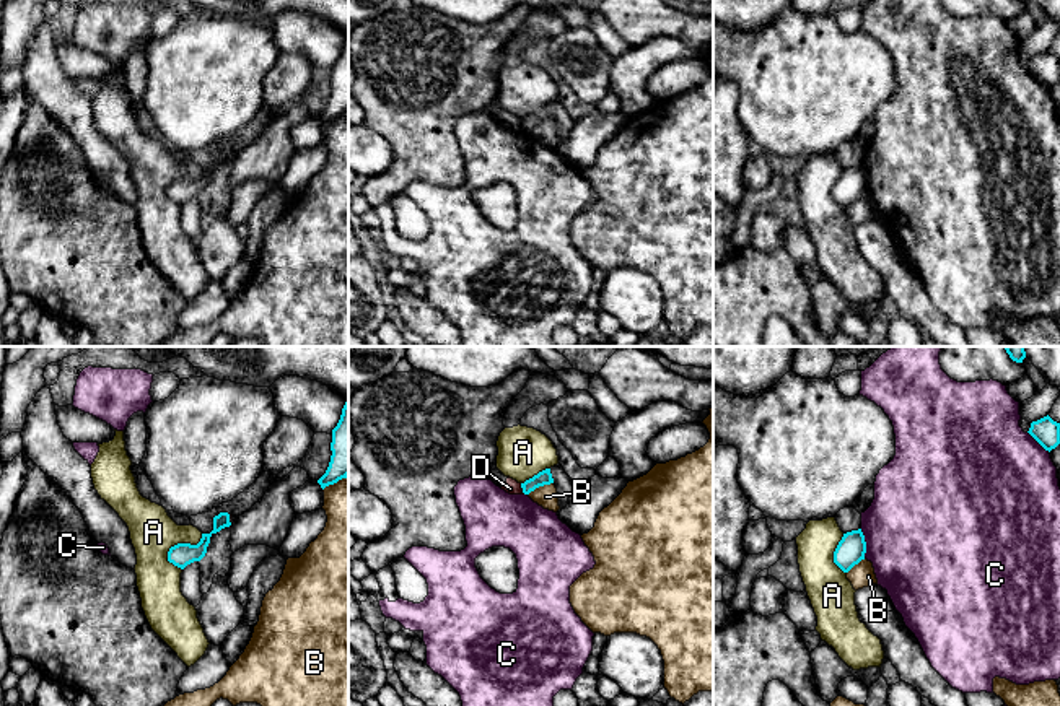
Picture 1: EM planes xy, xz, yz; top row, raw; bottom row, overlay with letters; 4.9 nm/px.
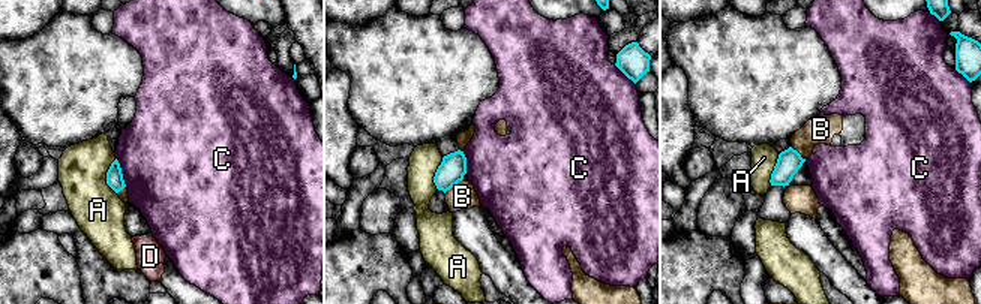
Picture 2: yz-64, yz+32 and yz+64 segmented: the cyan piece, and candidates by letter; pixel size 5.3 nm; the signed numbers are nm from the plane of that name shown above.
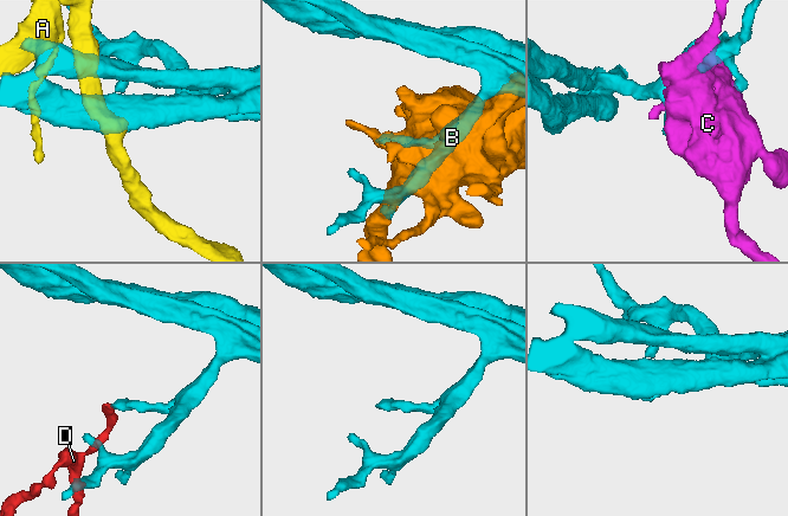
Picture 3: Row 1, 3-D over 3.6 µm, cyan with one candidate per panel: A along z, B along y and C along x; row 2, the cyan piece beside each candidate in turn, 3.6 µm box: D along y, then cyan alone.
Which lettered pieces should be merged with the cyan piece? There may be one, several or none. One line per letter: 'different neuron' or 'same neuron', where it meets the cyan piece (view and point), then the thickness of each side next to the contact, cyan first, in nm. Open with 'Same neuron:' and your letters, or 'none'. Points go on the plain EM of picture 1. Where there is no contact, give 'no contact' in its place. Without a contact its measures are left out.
Same neuron: none
A: different neuron | xy (181, 179) | 120/220 nm
B: different neuron | xz (539, 121) | 70/110 nm
C: different neuron | yz (865, 179) | 140/500 nm
D: different neuron | xz (521, 122) | 70/70 nm

